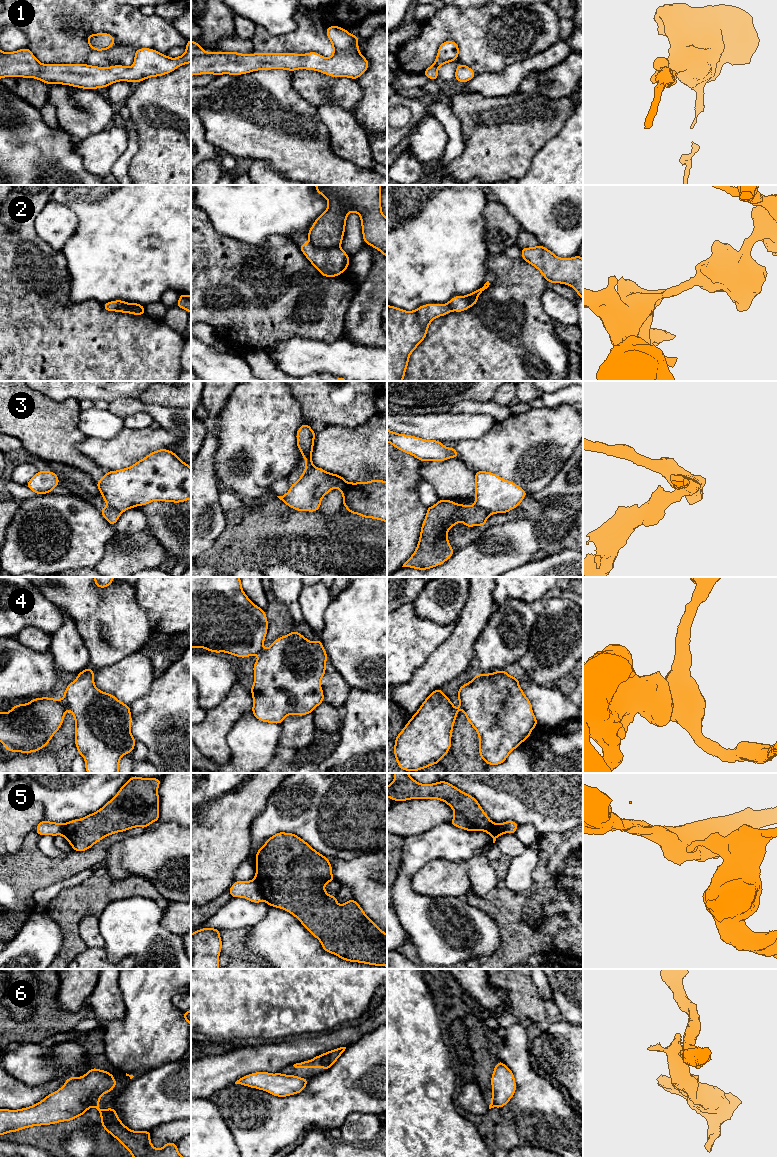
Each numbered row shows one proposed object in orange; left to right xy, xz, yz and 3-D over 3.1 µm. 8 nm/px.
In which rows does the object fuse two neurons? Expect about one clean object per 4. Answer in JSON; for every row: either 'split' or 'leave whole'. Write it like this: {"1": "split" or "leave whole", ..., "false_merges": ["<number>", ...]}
{"1": "leave whole", "2": "split", "3": "split", "4": "split", "5": "split", "6": "split", "false_merges": ["2", "3", "4", "5", "6"]}

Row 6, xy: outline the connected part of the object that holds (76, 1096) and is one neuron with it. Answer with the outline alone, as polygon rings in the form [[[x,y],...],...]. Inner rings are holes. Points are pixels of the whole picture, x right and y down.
[[[91,1068],[85,1075],[79,1078],[67,1078],[65,1084],[60,1089],[47,1095],[43,1100],[30,1107],[18,1110],[0,1109],[0,1135],[17,1132],[32,1126],[71,1121],[82,1116],[93,1106],[95,1099],[111,1092],[117,1084],[110,1072],[97,1068]]]

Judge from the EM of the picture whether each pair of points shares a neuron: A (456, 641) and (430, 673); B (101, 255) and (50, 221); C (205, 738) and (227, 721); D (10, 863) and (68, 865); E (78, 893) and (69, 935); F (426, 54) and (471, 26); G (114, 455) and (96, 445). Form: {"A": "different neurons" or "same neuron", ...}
{"A": "same neuron", "B": "different neurons", "C": "same neuron", "D": "same neuron", "E": "same neuron", "F": "same neuron", "G": "same neuron"}

